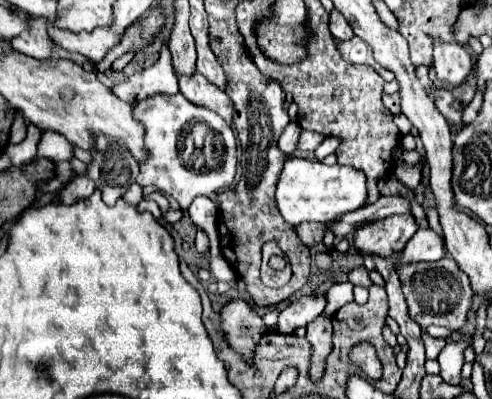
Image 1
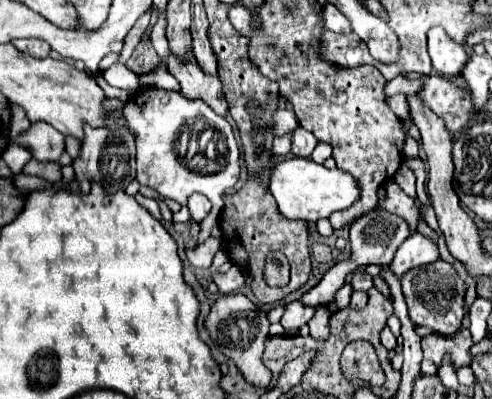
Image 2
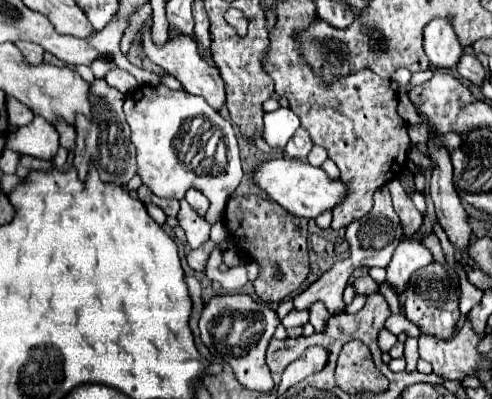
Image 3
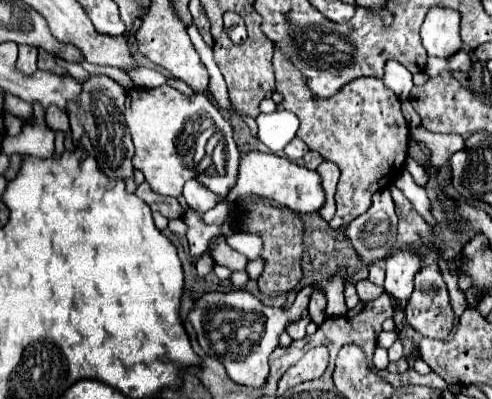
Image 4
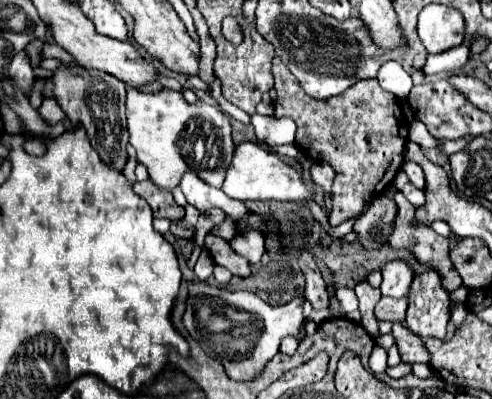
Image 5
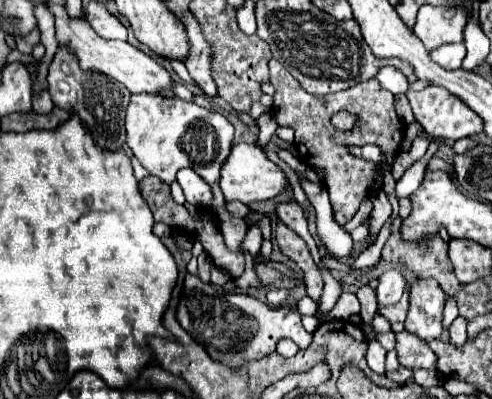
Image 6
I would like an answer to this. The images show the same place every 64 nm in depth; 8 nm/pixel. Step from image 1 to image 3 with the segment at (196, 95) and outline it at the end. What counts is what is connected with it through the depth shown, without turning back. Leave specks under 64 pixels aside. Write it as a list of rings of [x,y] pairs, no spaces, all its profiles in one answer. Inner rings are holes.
[[[150,28],[144,30],[144,36],[142,36],[142,42],[144,42],[144,52],[146,56],[156,62],[158,66],[162,66],[168,74],[172,74],[180,84],[182,88],[188,92],[188,94],[194,94],[194,96],[202,96],[204,100],[208,100],[208,104],[212,104],[212,108],[216,108],[220,112],[220,108],[224,106],[226,98],[224,98],[224,82],[218,74],[216,68],[212,68],[210,64],[206,64],[198,50],[196,50],[196,42],[188,36],[176,36],[172,40],[168,40],[166,46],[154,46],[152,40],[150,40]]]

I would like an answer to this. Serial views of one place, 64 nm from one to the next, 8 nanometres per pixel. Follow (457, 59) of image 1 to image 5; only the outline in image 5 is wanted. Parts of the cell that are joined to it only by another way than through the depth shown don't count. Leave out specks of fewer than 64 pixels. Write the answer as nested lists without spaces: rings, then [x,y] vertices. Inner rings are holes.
[[[430,4],[420,12],[418,36],[430,54],[440,54],[464,42],[464,18],[456,8]]]

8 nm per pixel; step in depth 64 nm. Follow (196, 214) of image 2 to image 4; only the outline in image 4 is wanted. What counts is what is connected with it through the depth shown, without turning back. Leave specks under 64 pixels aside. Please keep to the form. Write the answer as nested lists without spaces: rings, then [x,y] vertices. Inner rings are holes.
[[[188,180],[184,184],[184,198],[186,198],[188,206],[200,214],[208,212],[210,208],[214,208],[218,204],[218,198],[212,192],[208,192],[204,186],[200,186],[200,182],[196,182],[196,180]]]

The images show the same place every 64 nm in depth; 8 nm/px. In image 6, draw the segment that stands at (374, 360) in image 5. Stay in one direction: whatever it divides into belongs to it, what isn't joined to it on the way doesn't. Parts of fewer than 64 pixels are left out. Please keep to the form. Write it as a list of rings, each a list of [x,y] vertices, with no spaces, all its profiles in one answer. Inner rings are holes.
[[[375,339],[368,342],[366,361],[372,371],[385,374],[385,359],[387,351]]]

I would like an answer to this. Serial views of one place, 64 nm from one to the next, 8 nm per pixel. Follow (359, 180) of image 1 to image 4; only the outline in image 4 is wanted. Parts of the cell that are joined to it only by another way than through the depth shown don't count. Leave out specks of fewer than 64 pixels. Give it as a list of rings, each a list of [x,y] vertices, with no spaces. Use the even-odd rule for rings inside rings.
[[[246,152],[240,158],[240,172],[238,172],[238,182],[230,190],[228,200],[234,202],[244,194],[256,194],[260,198],[268,198],[280,206],[290,208],[292,212],[298,214],[314,214],[318,212],[326,198],[324,198],[324,188],[322,188],[322,178],[316,170],[308,170],[304,166],[298,166],[296,162],[276,156],[276,154],[264,154],[264,152]]]

